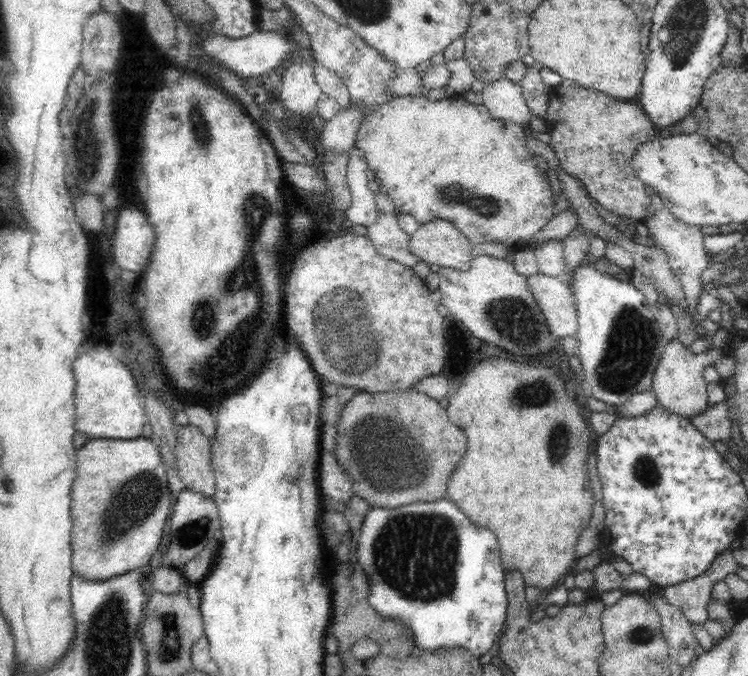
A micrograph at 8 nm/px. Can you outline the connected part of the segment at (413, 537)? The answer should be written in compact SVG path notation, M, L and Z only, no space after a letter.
M448 496L396 508L369 507L360 531L357 562L370 580L368 601L376 613L406 625L414 645L426 651L462 647L480 658L492 648L506 620L508 604L506 572L494 532L472 524Z

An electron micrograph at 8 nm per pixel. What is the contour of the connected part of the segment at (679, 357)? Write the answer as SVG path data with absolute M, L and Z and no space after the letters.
M674 338L667 342L665 352L657 364L652 389L656 393L657 403L670 413L692 419L706 412L708 406L708 393L706 393L706 381L703 377L704 369L714 365L716 360L724 356L720 349L712 348L701 354L694 354L690 347L686 347L680 338Z

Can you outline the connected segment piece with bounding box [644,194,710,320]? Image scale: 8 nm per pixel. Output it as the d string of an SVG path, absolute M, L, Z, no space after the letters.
M655 194L652 198L651 207L654 214L644 223L649 230L649 236L659 244L661 249L667 254L671 272L681 283L687 304L689 305L688 316L693 320L695 309L699 303L701 294L704 292L704 283L701 280L703 271L710 264L710 258L707 256L706 249L703 245L704 234L700 231L700 227L690 226L678 220L669 208L664 206L661 198Z

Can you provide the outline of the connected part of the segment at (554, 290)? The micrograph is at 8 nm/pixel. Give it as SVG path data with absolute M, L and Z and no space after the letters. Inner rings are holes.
M538 273L526 278L528 291L546 317L552 338L574 337L578 330L578 312L569 284L561 277Z

